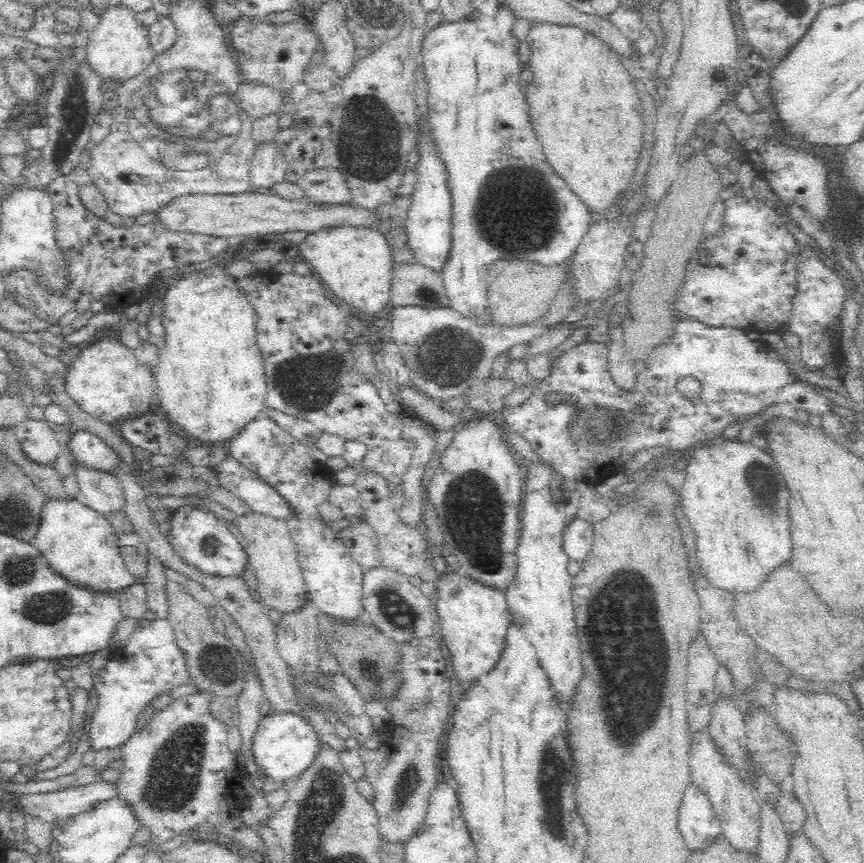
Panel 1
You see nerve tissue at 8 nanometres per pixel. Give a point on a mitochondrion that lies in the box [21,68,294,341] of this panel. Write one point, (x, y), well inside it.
(187, 124)

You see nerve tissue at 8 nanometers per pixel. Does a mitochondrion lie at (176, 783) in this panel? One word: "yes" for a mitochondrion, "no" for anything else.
yes

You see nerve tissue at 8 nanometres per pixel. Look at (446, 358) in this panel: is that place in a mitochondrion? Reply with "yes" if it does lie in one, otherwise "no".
yes

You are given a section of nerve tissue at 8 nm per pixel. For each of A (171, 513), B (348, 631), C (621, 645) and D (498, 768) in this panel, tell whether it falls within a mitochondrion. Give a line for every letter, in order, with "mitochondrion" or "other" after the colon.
A: other
B: other
C: mitochondrion
D: other

